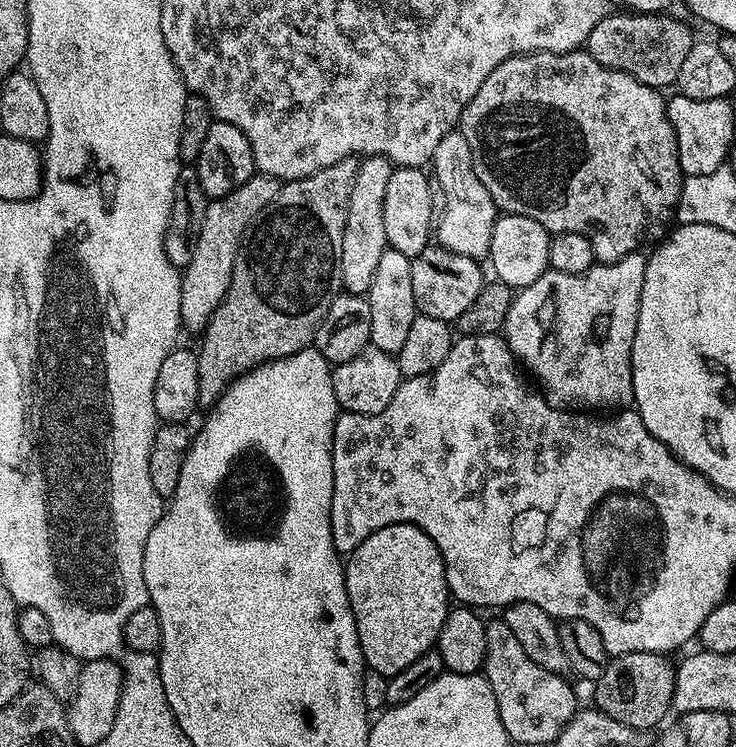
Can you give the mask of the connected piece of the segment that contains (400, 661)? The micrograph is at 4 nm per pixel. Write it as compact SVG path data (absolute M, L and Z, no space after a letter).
M391 524L366 538L347 557L344 564L346 594L358 630L358 642L369 669L390 677L406 670L414 658L433 651L450 611L450 593L444 559L438 546L413 524Z

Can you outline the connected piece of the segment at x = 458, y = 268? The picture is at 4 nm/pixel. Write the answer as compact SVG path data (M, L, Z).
M427 246L417 256L411 257L410 283L414 286L416 311L421 316L455 322L478 298L484 289L486 277L481 261L466 258L466 254L454 254L439 246Z

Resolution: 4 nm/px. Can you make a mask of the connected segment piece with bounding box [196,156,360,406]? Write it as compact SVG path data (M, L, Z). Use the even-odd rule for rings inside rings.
M351 156L326 170L318 170L301 180L281 183L274 202L267 204L253 220L234 262L228 293L210 318L199 337L198 398L200 404L211 406L219 400L228 385L239 376L245 376L260 364L281 360L300 352L315 341L316 331L330 310L330 302L341 295L342 230L346 226L346 210L350 206L350 190L358 174L360 160Z

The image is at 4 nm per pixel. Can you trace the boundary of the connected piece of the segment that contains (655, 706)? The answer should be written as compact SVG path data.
M627 652L611 657L606 670L594 682L595 707L628 728L645 730L665 723L664 715L672 708L676 664L658 652Z

